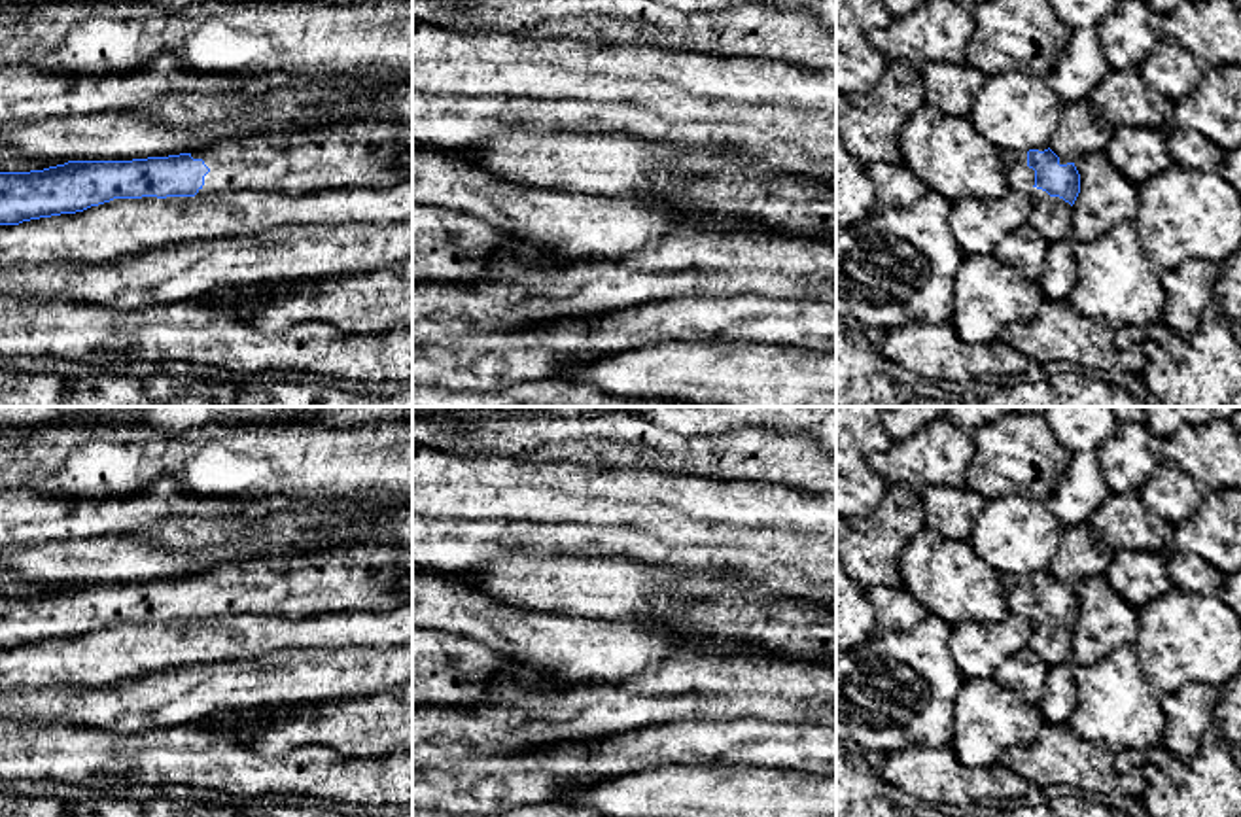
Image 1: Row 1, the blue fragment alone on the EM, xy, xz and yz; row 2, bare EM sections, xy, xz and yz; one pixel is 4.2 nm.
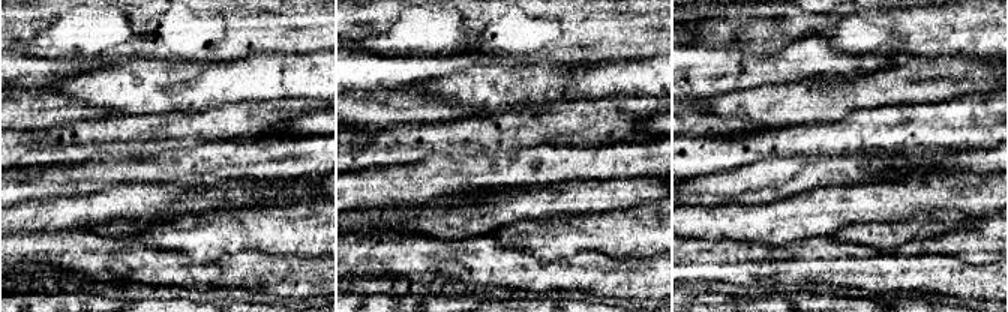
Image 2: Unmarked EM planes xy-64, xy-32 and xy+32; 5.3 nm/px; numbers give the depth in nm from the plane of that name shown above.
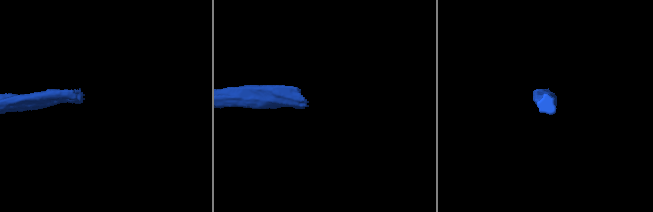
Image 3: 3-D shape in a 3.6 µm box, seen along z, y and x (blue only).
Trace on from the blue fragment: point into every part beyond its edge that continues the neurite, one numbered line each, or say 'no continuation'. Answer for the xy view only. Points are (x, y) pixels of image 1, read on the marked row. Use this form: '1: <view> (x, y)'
1: xy (358, 154)

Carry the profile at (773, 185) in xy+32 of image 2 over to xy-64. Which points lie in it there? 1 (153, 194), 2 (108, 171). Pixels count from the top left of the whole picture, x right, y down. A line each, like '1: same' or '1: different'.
1: different
2: same

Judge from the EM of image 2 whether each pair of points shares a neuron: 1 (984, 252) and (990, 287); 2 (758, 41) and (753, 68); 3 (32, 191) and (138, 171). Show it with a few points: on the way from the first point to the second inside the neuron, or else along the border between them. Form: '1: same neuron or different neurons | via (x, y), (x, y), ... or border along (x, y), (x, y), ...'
1: different neurons | border along (951, 255), (974, 263), (992, 263)
2: different neurons | border along (791, 44), (762, 53), (732, 48)
3: same neuron | via (59, 182), (111, 173)

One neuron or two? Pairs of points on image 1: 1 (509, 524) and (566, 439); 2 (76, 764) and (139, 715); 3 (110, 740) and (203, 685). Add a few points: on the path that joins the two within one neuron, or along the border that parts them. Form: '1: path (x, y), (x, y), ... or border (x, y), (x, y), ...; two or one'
1: border (507, 454), (534, 462), (577, 462), (594, 469); two
2: border (74, 725), (122, 734), (161, 729); two
3: border (76, 725), (122, 734); two

